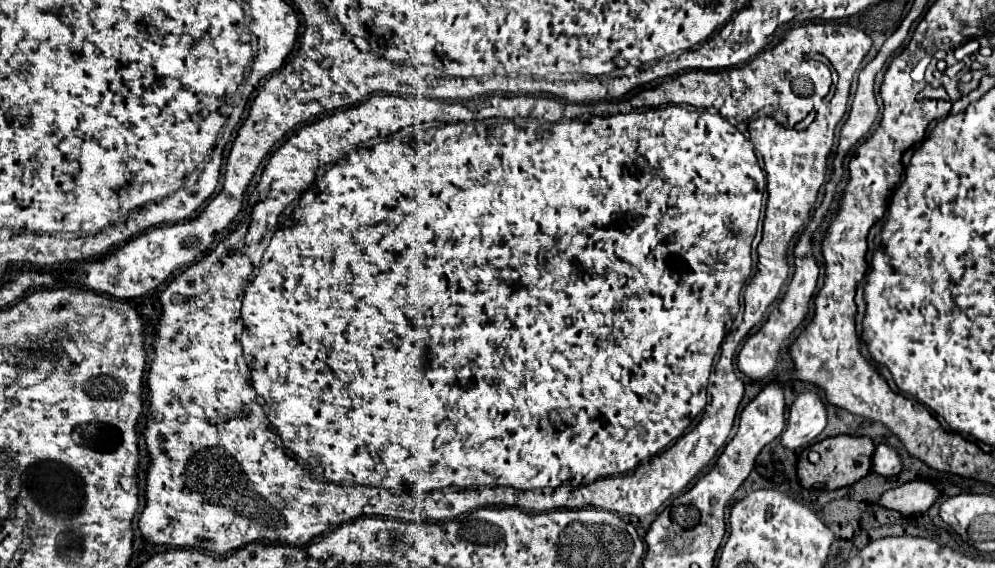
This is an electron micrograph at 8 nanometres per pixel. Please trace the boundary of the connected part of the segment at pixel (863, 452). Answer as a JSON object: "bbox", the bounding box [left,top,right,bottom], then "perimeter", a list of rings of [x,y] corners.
{"bbox":[798,436,874,490],"perimeter":[[[834,436],[810,446],[820,454],[818,464],[808,462],[808,450],[804,450],[798,458],[798,480],[802,488],[816,488],[816,490],[836,490],[850,486],[864,478],[870,472],[874,442],[870,438],[856,438],[856,436]]]}

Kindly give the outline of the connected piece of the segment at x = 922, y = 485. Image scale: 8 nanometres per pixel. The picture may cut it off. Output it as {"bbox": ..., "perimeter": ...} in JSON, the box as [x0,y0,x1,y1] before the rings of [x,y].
{"bbox":[878,482,938,514],"perimeter":[[[906,482],[898,488],[884,492],[878,498],[878,504],[888,510],[896,510],[900,514],[920,514],[926,512],[934,500],[938,498],[938,490],[926,482]]]}

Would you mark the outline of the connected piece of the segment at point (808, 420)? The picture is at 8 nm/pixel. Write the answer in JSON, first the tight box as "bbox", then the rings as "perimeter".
{"bbox":[780,392,826,450],"perimeter":[[[802,392],[794,400],[790,414],[788,414],[788,426],[782,432],[780,442],[784,448],[798,450],[802,446],[812,444],[812,440],[824,430],[826,426],[826,408],[818,394],[814,392]]]}

